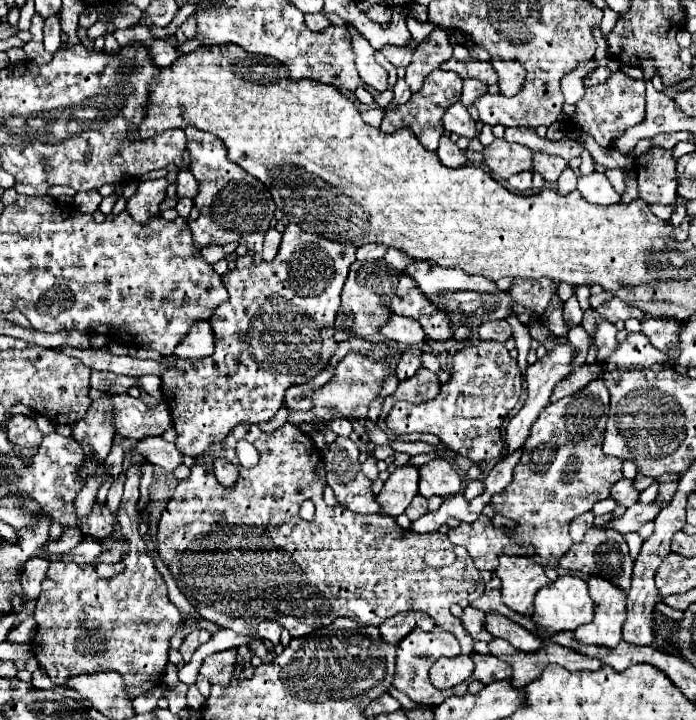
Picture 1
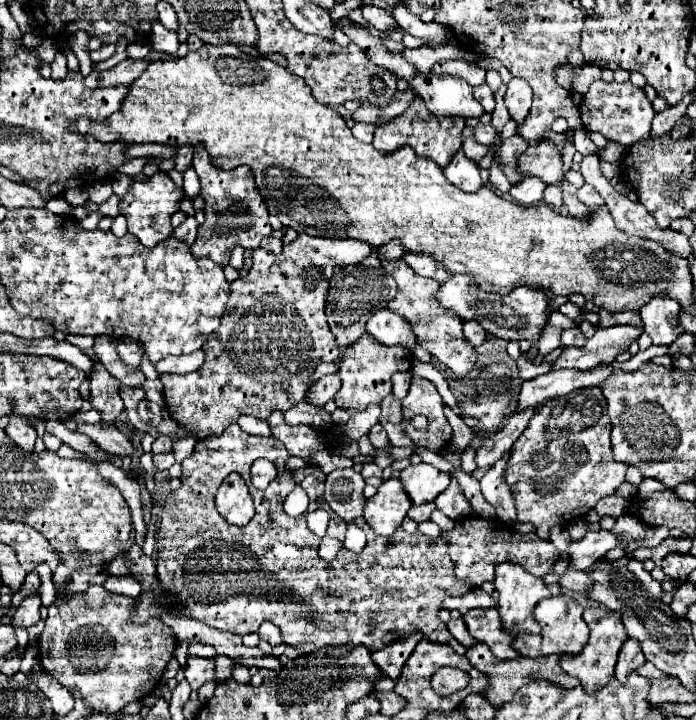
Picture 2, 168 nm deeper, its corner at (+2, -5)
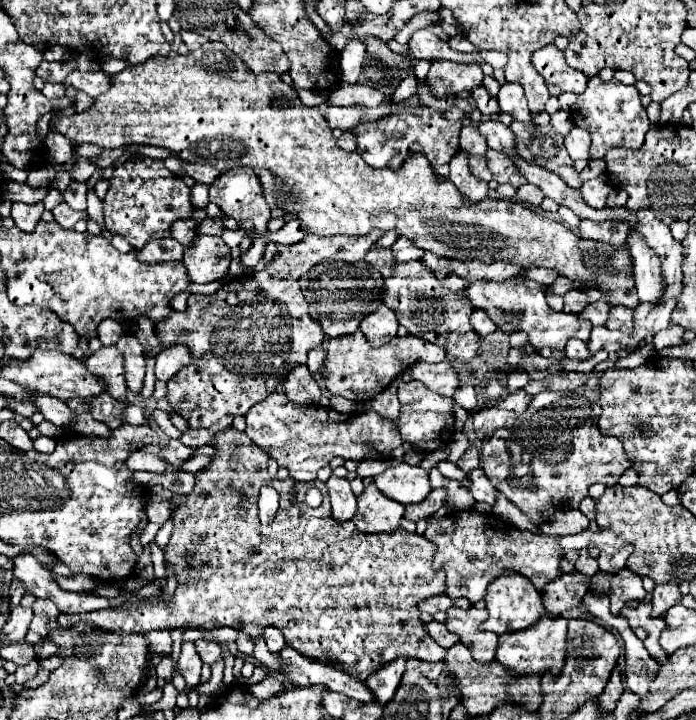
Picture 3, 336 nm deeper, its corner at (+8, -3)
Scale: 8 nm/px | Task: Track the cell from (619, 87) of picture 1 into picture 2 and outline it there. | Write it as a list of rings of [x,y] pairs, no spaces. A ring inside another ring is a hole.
[[[595,81],[591,83],[589,91],[583,95],[581,103],[581,121],[587,131],[599,131],[605,139],[613,139],[623,147],[629,147],[641,139],[649,137],[651,121],[655,115],[655,109],[651,101],[645,97],[645,91],[641,87],[635,87],[631,81],[625,83],[605,83]]]

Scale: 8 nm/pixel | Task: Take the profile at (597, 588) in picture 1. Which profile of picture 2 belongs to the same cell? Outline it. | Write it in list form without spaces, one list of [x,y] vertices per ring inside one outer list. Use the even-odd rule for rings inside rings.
[[[587,607],[583,611],[583,619],[591,627],[589,641],[585,643],[581,653],[561,655],[559,663],[561,663],[561,669],[565,673],[581,679],[581,685],[585,687],[585,691],[595,691],[597,687],[603,687],[611,679],[611,675],[615,671],[615,663],[617,663],[621,643],[627,639],[627,633],[625,633],[625,625],[623,625],[623,619],[621,619],[621,611],[611,611],[611,609],[605,609],[605,607]]]

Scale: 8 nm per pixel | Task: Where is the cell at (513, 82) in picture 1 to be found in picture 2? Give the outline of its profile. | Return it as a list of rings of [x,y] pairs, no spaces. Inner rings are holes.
[[[513,77],[507,83],[507,91],[505,91],[505,105],[511,113],[511,117],[515,121],[525,119],[525,115],[529,113],[531,107],[531,87],[523,77]]]

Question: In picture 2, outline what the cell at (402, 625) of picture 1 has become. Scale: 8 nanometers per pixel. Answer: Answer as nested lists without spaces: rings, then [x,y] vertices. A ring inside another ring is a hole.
[[[415,631],[409,637],[397,639],[373,653],[377,667],[381,667],[381,671],[385,671],[385,677],[397,679],[397,675],[401,675],[401,667],[405,665],[405,659],[411,655],[413,647],[421,641],[421,637],[423,637],[423,633]]]

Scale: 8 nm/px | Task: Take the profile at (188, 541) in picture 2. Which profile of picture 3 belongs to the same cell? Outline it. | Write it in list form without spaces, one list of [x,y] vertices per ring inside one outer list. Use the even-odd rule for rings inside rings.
[[[233,427],[223,431],[223,433],[215,433],[215,451],[217,455],[211,459],[211,463],[207,465],[205,471],[199,471],[195,473],[195,479],[197,479],[197,485],[193,489],[191,495],[187,495],[187,503],[185,505],[177,505],[175,507],[175,517],[173,517],[173,541],[169,543],[169,547],[165,549],[165,559],[171,563],[171,567],[175,569],[177,573],[177,591],[173,595],[173,601],[171,603],[165,603],[161,597],[151,597],[149,603],[125,603],[117,609],[103,609],[103,611],[93,611],[93,613],[83,613],[83,615],[67,615],[67,613],[61,613],[57,617],[57,623],[59,627],[63,629],[71,629],[75,627],[79,621],[87,621],[91,623],[95,629],[103,629],[103,631],[111,631],[111,633],[119,633],[119,635],[129,635],[129,633],[149,633],[153,629],[175,629],[175,627],[185,627],[185,629],[217,629],[217,627],[235,627],[235,629],[243,629],[245,633],[249,635],[261,635],[265,627],[277,627],[283,631],[285,639],[287,639],[287,645],[291,645],[295,651],[299,651],[301,655],[309,657],[309,659],[315,659],[315,661],[335,661],[335,663],[343,663],[343,671],[349,673],[351,677],[359,679],[359,681],[365,681],[373,671],[377,671],[379,667],[399,659],[399,657],[417,657],[419,661],[443,661],[445,657],[445,649],[439,647],[435,641],[431,641],[431,637],[427,637],[427,633],[423,633],[425,625],[419,621],[419,615],[421,611],[417,609],[417,603],[431,597],[431,595],[443,595],[443,577],[439,577],[439,573],[433,571],[431,563],[433,563],[433,551],[435,551],[435,545],[431,545],[431,541],[427,541],[423,535],[417,535],[417,533],[407,533],[405,529],[397,529],[393,533],[377,533],[377,535],[363,535],[357,531],[357,527],[353,525],[353,521],[347,521],[345,525],[341,525],[339,521],[335,521],[331,517],[331,511],[329,511],[329,495],[327,495],[327,485],[321,483],[321,481],[309,481],[309,483],[297,483],[295,479],[275,479],[271,481],[269,485],[273,485],[277,489],[277,493],[281,495],[281,507],[275,515],[275,519],[269,523],[269,525],[261,525],[259,521],[259,511],[257,511],[257,493],[259,489],[265,485],[265,467],[267,467],[267,461],[269,457],[261,451],[261,449],[255,449],[255,445],[251,445],[251,439],[241,433],[241,431],[235,431]],[[309,487],[317,487],[321,493],[323,493],[323,503],[321,507],[317,509],[311,509],[307,507],[305,503],[305,493]],[[297,489],[297,501],[291,503],[289,499],[289,493]],[[243,491],[245,491],[245,503],[243,503]],[[183,551],[187,551],[191,557],[183,557]]]

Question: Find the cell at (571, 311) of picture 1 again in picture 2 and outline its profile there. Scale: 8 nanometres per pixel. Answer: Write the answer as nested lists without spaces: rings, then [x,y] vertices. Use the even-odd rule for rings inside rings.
[[[571,327],[571,329],[563,329],[563,333],[561,333],[561,343],[563,345],[573,345],[573,347],[577,347],[577,345],[583,345],[585,343],[585,337],[583,337],[583,333],[581,333],[581,329],[579,327]]]

